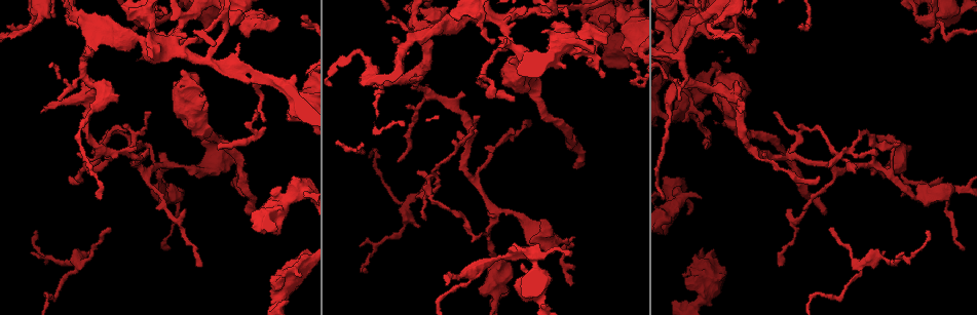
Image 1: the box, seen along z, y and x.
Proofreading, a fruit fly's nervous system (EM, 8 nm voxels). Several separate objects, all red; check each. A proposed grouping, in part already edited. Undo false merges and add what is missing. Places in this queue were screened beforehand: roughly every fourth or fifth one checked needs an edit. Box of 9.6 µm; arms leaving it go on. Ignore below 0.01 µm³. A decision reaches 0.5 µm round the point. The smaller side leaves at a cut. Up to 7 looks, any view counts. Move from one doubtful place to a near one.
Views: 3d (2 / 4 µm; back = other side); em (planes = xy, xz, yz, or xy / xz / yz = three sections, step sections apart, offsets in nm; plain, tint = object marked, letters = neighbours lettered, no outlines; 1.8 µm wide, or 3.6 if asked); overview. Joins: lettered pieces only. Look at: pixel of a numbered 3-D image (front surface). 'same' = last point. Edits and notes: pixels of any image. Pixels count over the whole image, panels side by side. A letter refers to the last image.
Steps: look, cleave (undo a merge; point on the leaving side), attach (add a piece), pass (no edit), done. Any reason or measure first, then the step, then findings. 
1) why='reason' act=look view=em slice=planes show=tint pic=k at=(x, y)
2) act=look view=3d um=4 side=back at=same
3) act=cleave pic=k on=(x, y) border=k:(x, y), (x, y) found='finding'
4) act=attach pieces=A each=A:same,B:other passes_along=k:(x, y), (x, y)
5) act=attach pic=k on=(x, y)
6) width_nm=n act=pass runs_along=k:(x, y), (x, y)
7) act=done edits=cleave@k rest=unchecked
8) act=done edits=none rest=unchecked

why='thin arm on a thick one' act=look view=em slice=planes show=tint pic=1 at=(694, 9)

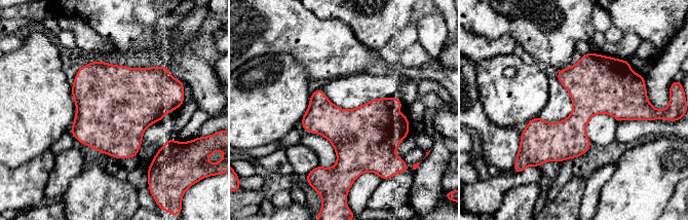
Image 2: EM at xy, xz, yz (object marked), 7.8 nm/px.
why='see the neighbours' act=look view=em slice=planes show=letters at=same

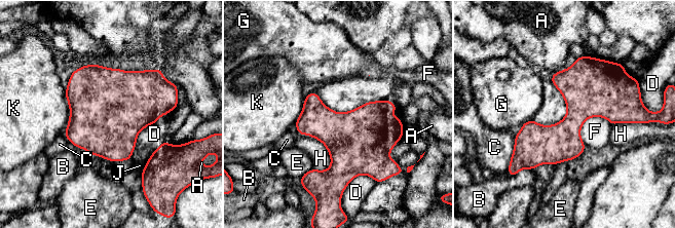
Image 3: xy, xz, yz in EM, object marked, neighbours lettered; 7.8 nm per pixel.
act=pass each=A:other,B:other,C:other,D:other,E:other,F:other,G:other,H:other,J:other,K:other border=3:(605, 117), (584, 122), (585, 146) found='one cell here'

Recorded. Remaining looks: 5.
act=look view=em slice=planes show=letters pic=1 at=(582, 7)

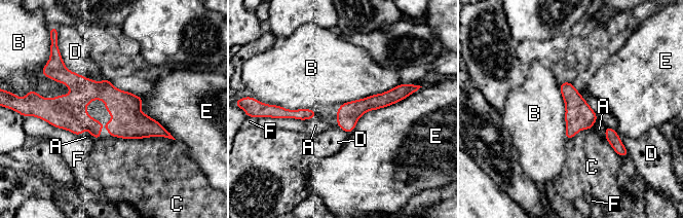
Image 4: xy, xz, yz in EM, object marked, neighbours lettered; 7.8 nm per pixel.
longest_contact=E:600nm act=pass each=A:other,B:other,C:other,D:other,E:other,F:other border=4:(399, 83), (382, 93), (342, 103) found='one cell here'

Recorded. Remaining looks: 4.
why='branch stops here' act=look view=3d um=4 pic=1 at=(832, 227)

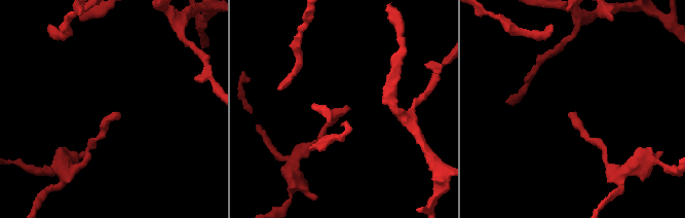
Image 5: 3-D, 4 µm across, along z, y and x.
why='need the tissue' act=look view=em slice=planes show=tint pic=5 at=(349, 107)

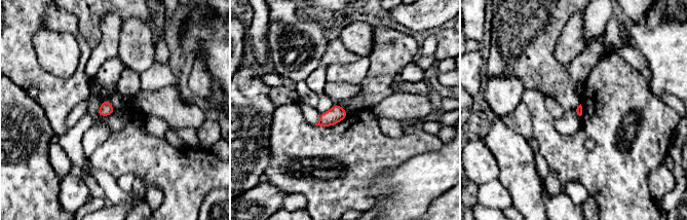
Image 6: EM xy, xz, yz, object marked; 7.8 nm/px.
act=look view=em slice=planes show=letters at=same

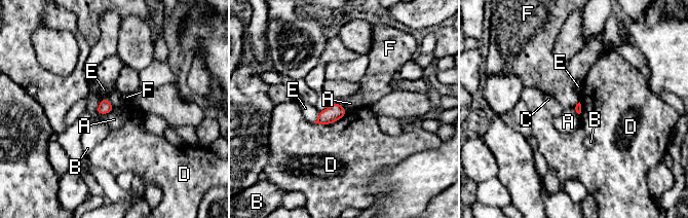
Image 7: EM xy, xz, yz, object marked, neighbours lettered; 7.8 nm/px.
act=pass each=A:other,B:other,C:other,D:other,E:other,F:other border=7:(114, 108), (107, 113), (97, 114) found='none of them fits'

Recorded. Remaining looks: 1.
act=done edits=none rest=unchecked

